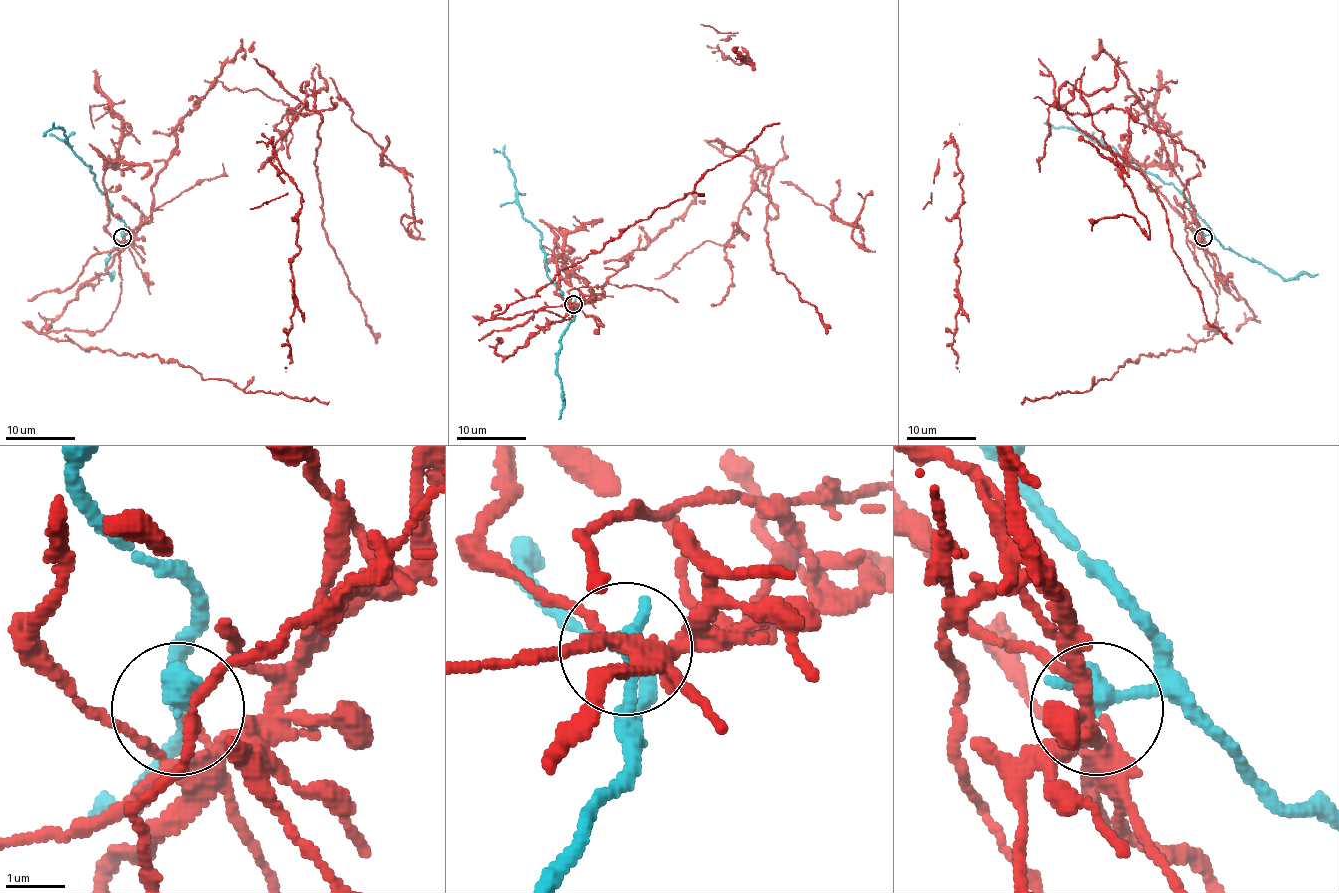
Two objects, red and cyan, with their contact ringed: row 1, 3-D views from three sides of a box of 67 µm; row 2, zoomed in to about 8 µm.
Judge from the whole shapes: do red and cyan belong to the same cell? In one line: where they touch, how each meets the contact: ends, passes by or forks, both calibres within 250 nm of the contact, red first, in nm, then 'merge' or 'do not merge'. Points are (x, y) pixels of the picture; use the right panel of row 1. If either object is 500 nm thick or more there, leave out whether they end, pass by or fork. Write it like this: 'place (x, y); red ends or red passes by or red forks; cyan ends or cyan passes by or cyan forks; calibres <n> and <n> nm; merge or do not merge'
place (1203, 237); red passes by; cyan ends; calibres 130 and 420 nm; do not merge

